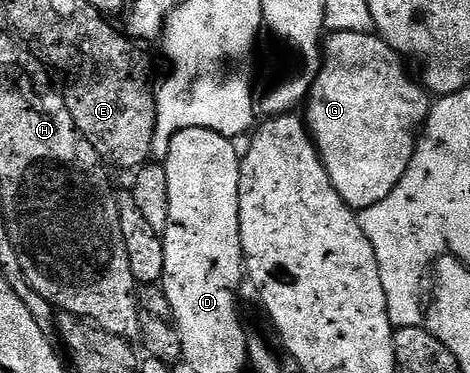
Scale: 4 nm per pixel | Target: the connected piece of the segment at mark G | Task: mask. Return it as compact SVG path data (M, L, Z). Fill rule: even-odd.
M329 32L323 38L323 49L324 66L320 74L315 74L306 98L308 132L316 142L316 149L340 198L354 211L374 207L374 203L382 203L382 199L386 199L386 195L398 187L402 175L406 175L406 167L410 167L417 134L430 112L429 90L408 74L409 66L404 58L375 32Z

